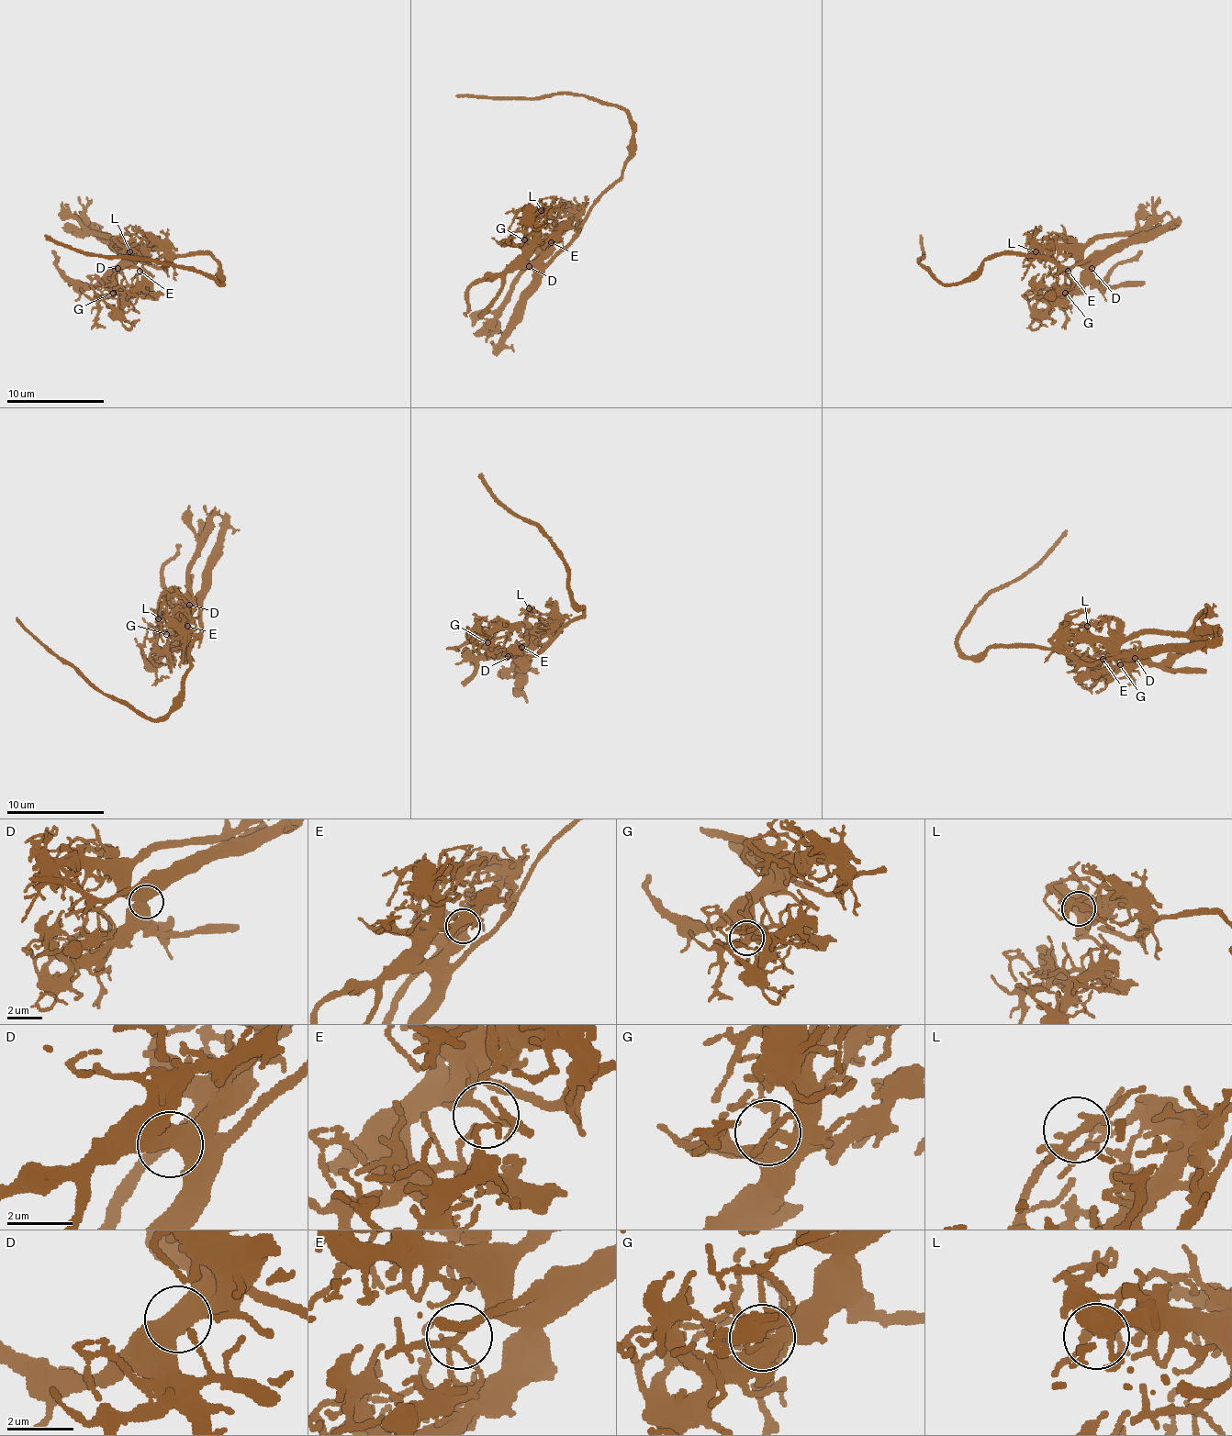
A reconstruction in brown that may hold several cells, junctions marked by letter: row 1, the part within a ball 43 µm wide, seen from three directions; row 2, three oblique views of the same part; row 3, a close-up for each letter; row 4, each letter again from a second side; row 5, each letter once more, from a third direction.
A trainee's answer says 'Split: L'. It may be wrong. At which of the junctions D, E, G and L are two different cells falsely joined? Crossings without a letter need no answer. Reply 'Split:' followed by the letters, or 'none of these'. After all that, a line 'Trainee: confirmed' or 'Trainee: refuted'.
Split: none of these
Trainee: refuted

